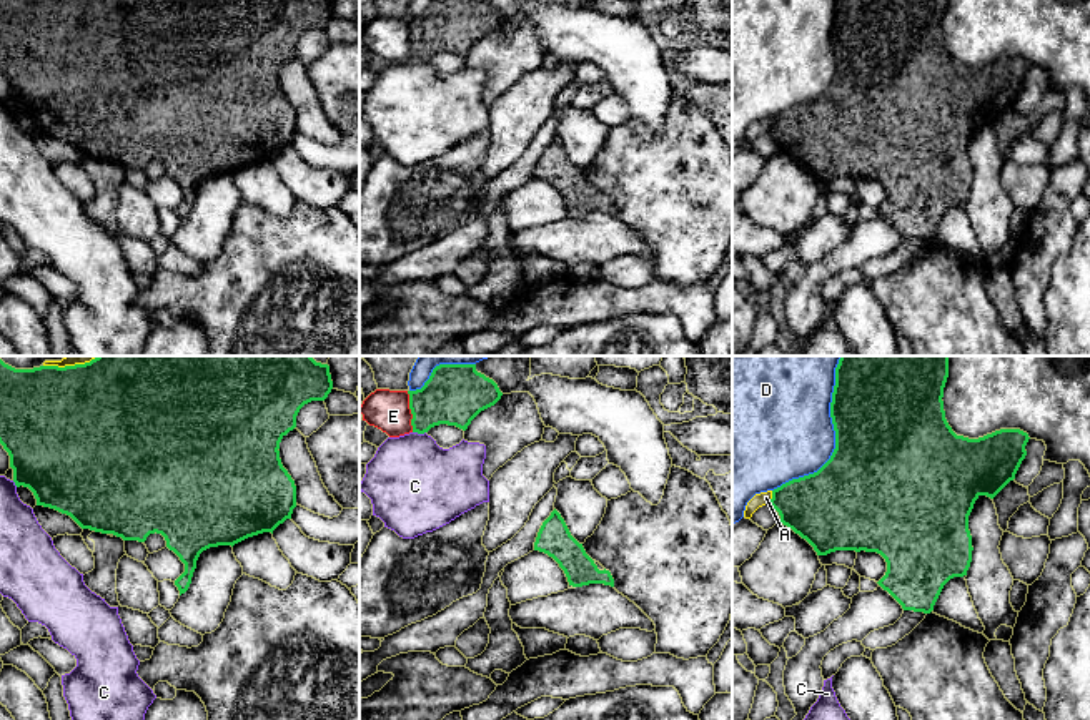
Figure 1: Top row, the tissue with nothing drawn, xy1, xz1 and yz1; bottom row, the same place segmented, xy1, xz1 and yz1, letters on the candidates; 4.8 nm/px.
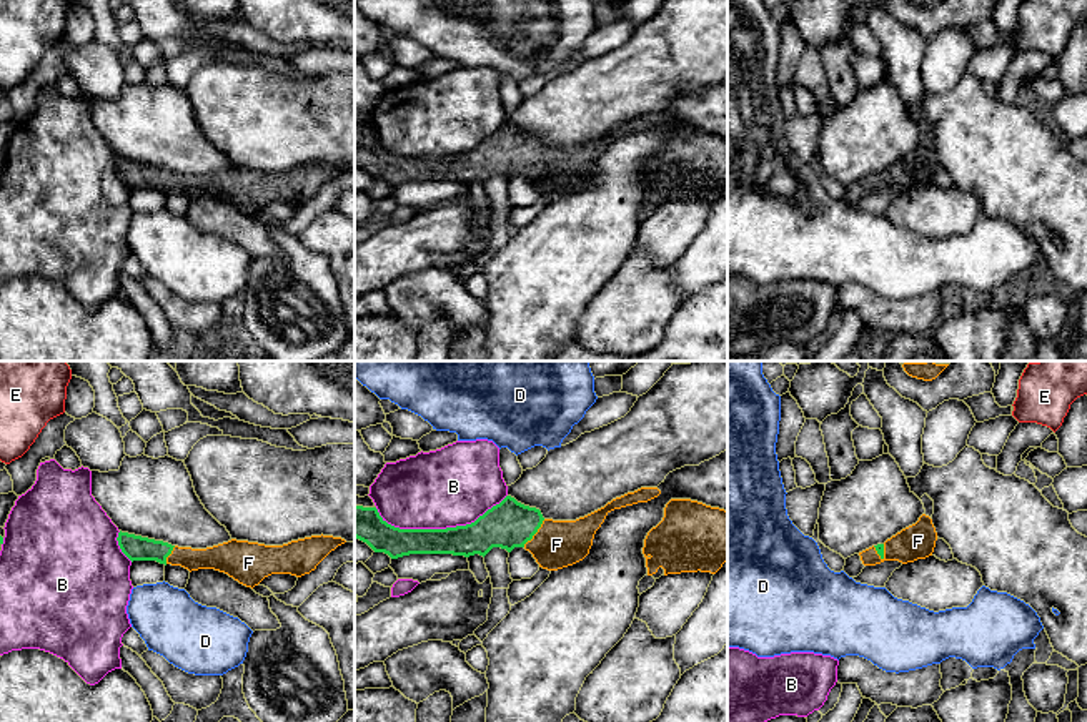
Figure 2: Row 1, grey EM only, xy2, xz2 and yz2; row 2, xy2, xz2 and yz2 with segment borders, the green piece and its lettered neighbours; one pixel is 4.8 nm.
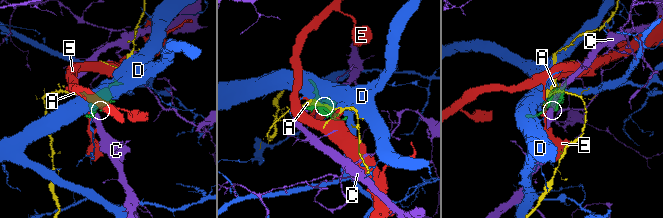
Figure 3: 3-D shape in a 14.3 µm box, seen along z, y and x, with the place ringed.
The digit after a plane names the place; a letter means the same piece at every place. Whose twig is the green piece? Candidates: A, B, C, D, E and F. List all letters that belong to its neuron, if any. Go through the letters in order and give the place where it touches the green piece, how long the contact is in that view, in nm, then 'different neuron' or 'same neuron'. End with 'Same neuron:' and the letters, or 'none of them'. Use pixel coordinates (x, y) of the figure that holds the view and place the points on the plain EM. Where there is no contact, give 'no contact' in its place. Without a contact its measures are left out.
A: meets green in yz1 at (772, 123); contact 60 nm long; different neuron
B: meets green in xz2 at (440, 157); contact 650 nm long; different neuron
C: meets green in xz1 at (420, 60); contact 60 nm long; different neuron
D: meets green in yz1 at (836, 72); contact 650 nm long; different neuron
E: meets green in xz1 at (411, 39); contact 200 nm long; different neuron
F: meets green in xz2 at (536, 158); contact 170 nm long; same neuron
Same neuron: F

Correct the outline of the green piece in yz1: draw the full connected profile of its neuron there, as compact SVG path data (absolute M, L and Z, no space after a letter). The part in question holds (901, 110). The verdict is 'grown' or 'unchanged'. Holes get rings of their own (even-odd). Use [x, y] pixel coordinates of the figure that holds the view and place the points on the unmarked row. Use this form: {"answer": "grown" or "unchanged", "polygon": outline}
{"answer": "unchanged", "polygon": "M835 0L835 13L830 30L830 45L835 58L835 76L830 86L814 101L792 106L772 118L770 133L779 140L780 150L805 166L817 183L827 183L835 178L865 178L877 180L887 190L885 203L877 210L887 218L904 238L930 241L944 216L954 205L967 203L972 190L972 163L969 158L969 143L980 123L993 126L1010 108L1027 83L1025 73L1028 62L1020 57L1000 57L979 67L957 63L945 47L944 15L949 0Z"}

